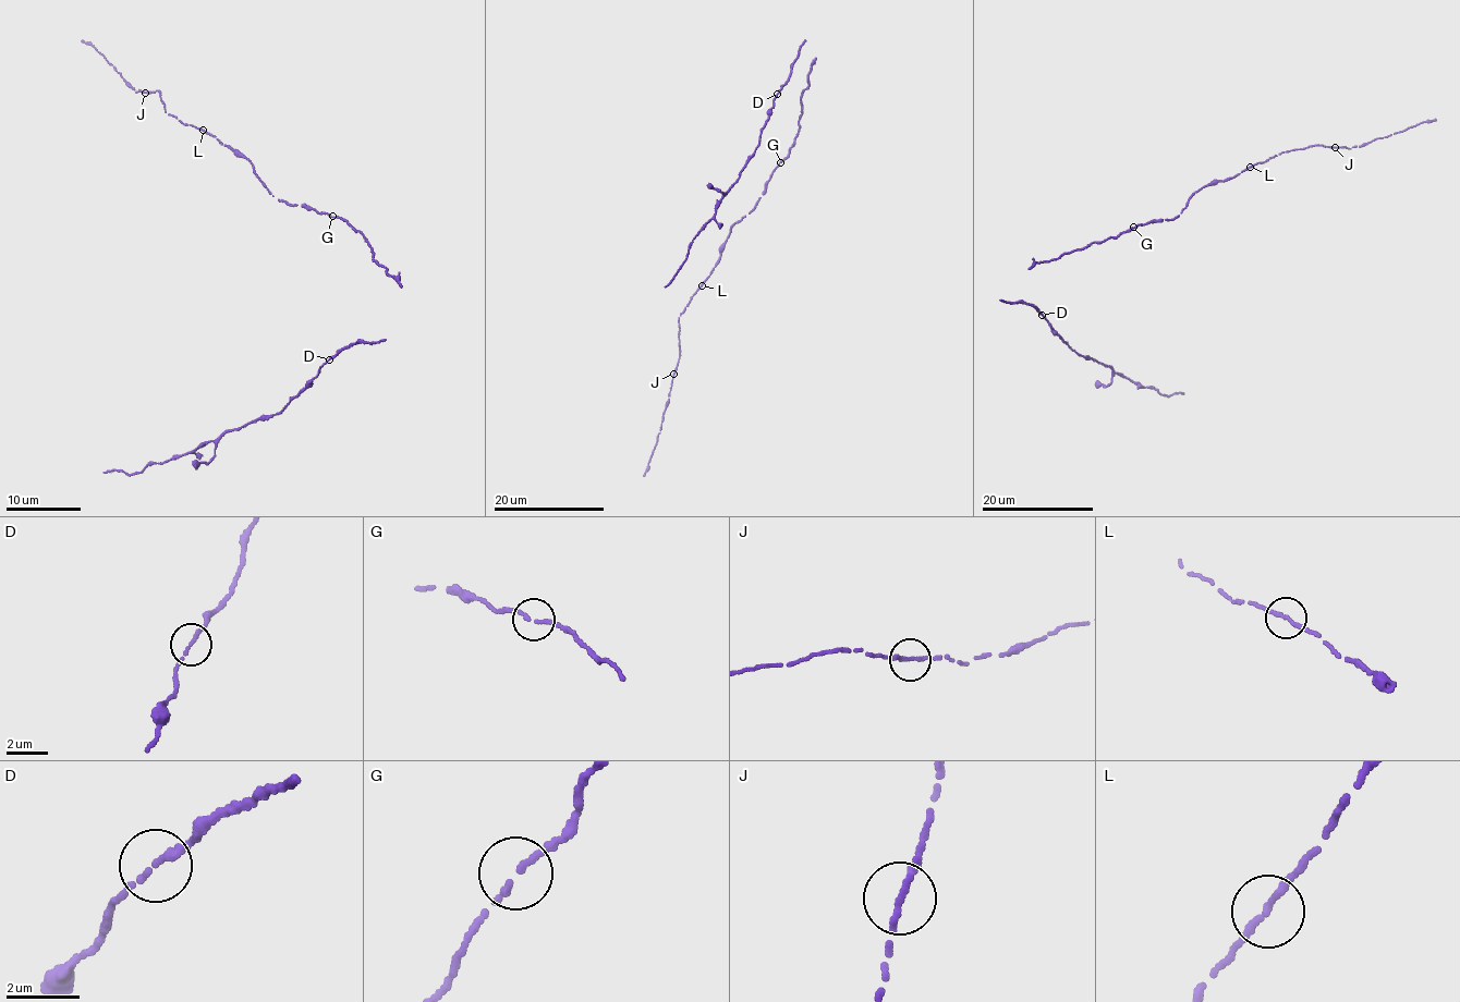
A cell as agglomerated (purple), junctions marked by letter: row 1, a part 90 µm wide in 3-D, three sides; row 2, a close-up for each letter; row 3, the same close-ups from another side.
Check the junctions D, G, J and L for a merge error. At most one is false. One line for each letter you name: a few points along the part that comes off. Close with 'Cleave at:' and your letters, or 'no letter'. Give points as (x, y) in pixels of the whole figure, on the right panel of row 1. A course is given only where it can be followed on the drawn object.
Cleave at: no letter

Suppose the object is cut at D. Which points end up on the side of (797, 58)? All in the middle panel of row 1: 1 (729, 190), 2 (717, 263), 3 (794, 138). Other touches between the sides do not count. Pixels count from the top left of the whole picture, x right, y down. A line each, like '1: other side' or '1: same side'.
1: other side
2: same side
3: same side

